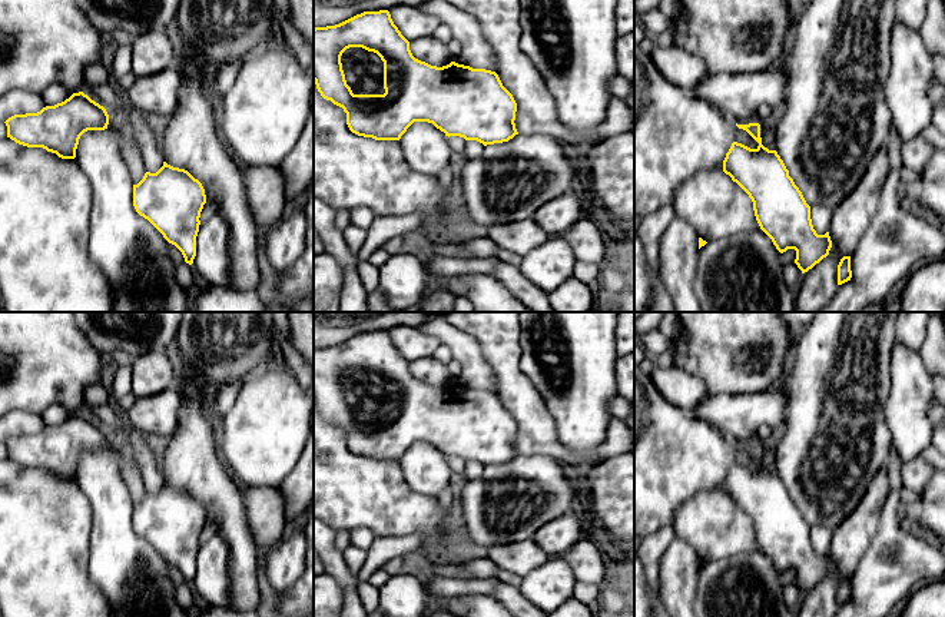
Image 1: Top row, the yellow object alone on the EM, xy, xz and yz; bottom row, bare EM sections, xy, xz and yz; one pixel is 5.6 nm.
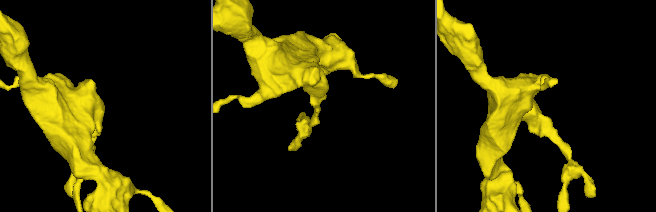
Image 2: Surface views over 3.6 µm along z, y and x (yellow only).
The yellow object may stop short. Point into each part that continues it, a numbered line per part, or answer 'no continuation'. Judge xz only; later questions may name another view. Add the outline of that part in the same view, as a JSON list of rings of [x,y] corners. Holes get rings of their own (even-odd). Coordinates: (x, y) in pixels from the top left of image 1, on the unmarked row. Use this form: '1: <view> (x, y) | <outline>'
1: xz (364, 391) | [[[349,368],[341,376],[346,405],[354,415],[384,415],[384,382],[362,368]]]

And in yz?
1: yz (765, 431) | [[[760,425],[756,434],[756,444],[765,442],[772,435],[772,428],[769,425]]]

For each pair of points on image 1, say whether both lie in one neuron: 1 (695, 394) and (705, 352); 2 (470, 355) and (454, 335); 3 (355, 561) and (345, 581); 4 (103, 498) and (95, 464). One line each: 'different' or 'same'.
1: different
2: same
3: different
4: same

